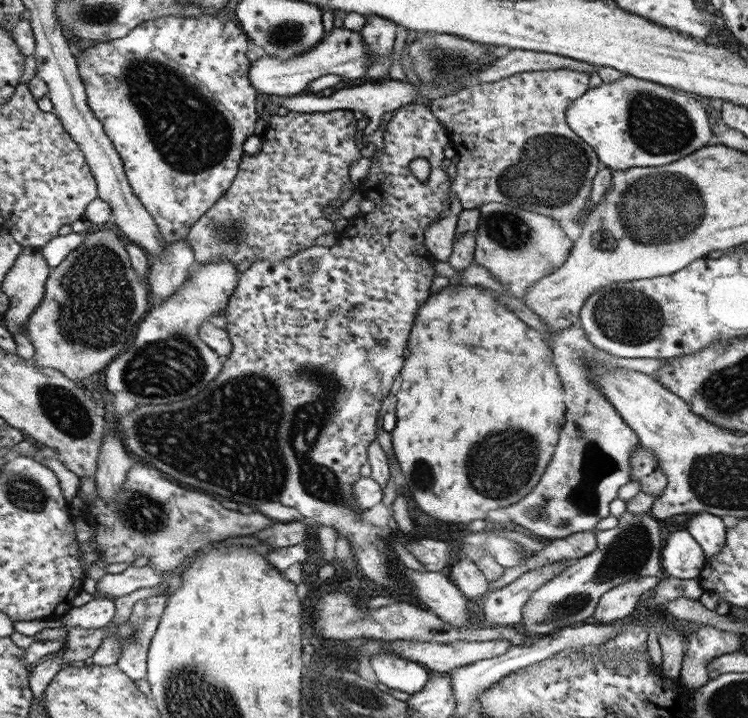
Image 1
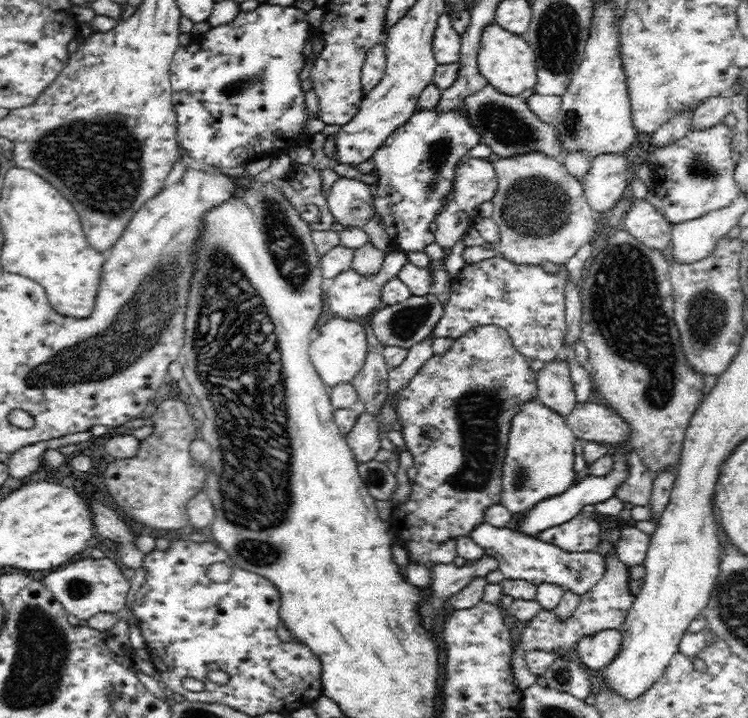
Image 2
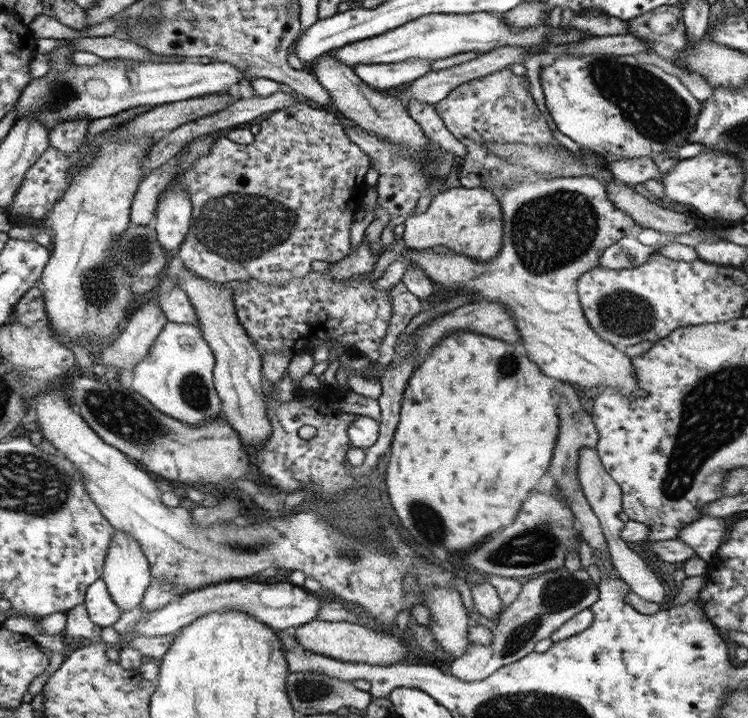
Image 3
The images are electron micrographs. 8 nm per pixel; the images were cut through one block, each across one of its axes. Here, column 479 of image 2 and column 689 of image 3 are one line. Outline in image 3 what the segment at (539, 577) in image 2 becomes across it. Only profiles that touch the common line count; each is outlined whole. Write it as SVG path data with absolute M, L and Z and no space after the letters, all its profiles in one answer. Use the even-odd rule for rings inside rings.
M704 515L700 517L700 520L684 526L678 532L676 539L690 545L698 557L707 564L711 564L718 553L720 544L724 542L724 538L728 534L728 526L730 526L730 522L727 517Z

